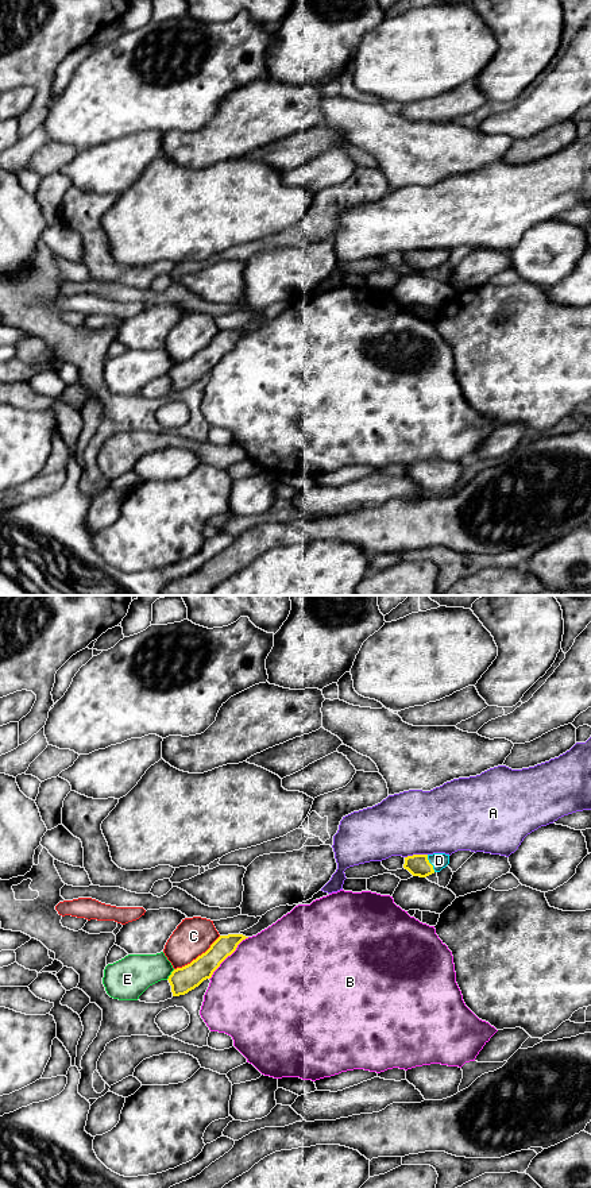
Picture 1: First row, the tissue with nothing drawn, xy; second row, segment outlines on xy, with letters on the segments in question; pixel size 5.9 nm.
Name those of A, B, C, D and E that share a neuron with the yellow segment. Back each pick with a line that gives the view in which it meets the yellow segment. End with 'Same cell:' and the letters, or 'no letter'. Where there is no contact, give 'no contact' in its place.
D: meets yellow in xy
Same cell: D

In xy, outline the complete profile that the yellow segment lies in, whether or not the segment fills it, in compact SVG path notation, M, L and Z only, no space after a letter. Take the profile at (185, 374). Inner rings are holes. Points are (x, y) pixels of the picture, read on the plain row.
M243 329L220 331L210 343L190 359L177 363L169 371L173 392L185 390L210 374L220 359L248 332Z

